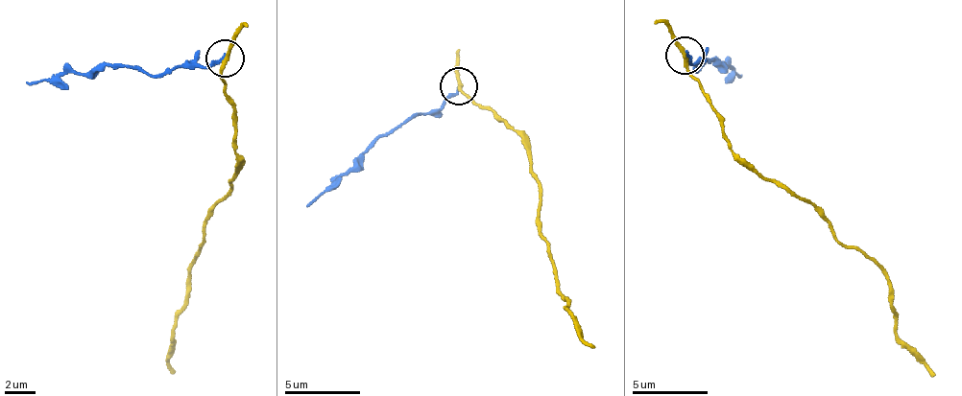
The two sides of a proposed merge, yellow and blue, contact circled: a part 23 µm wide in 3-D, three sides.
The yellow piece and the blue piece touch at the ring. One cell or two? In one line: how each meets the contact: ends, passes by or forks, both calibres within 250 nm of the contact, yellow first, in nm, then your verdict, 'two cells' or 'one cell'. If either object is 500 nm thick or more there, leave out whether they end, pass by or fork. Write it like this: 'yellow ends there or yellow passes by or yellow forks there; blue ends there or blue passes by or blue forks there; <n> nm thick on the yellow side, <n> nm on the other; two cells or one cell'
yellow passes by; blue ends there; 240 nm thick on the yellow side, 190 nm on the other; two cells

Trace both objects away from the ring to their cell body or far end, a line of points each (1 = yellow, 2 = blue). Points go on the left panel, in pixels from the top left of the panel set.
1: (226, 59), (220, 78), (235, 115), (232, 142), (239, 160), (189, 273), (166, 356), (174, 374)
2: (226, 59), (161, 74), (124, 66), (95, 66), (26, 84)

